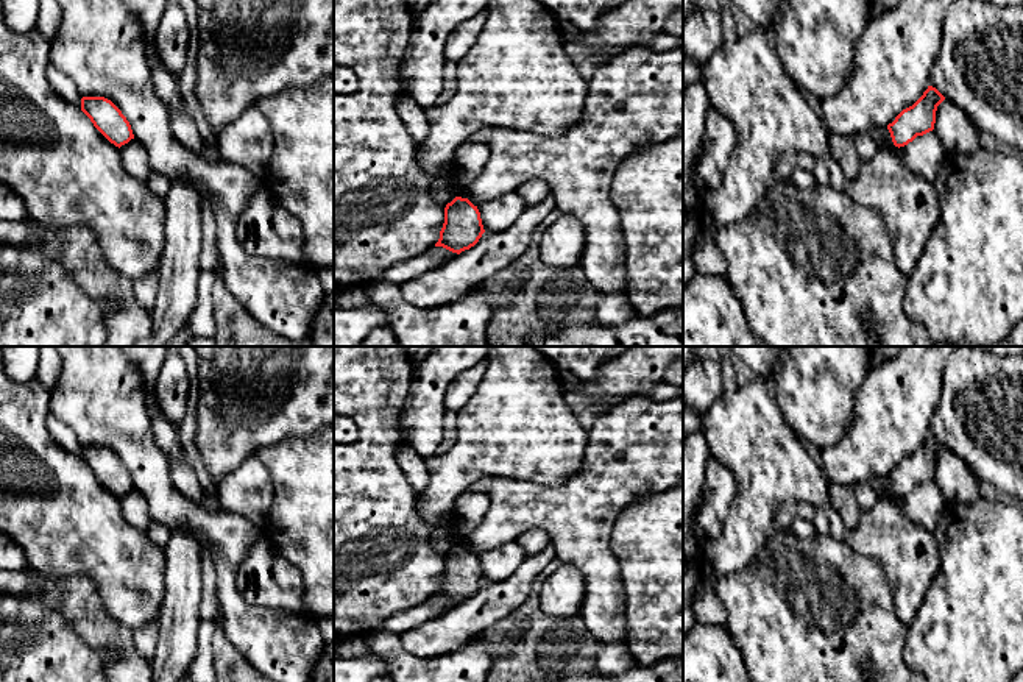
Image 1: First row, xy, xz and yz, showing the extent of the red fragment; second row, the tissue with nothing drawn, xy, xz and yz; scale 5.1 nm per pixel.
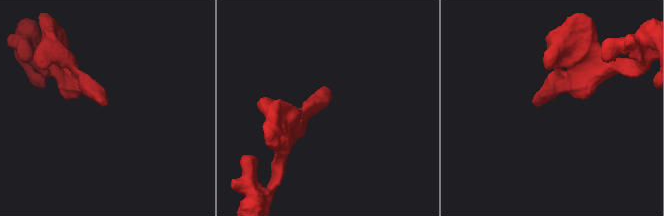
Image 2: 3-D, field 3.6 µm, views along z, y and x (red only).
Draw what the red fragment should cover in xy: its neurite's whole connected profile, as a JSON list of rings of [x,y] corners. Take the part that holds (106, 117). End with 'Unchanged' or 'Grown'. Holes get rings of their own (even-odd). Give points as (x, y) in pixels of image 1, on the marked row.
[[[83,97],[81,111],[94,126],[115,147],[134,139],[133,130],[122,111],[104,97]]]. Unchanged

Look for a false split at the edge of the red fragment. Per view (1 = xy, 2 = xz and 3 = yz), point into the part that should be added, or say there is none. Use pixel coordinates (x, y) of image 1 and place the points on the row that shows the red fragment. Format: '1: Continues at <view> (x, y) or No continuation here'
1: No continuation here
2: No continuation here
3: No continuation here

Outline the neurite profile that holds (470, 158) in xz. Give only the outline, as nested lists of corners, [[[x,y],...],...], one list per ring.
[[[466,140],[455,150],[448,170],[457,179],[452,187],[455,197],[468,198],[468,186],[480,175],[490,156],[488,144],[482,142]]]

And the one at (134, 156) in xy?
[[[131,139],[120,147],[120,158],[125,170],[139,181],[147,181],[153,172],[148,153],[137,139]]]

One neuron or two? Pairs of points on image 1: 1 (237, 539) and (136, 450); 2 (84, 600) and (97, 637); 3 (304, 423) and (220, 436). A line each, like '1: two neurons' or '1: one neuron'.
1: one neuron
2: one neuron
3: one neuron

